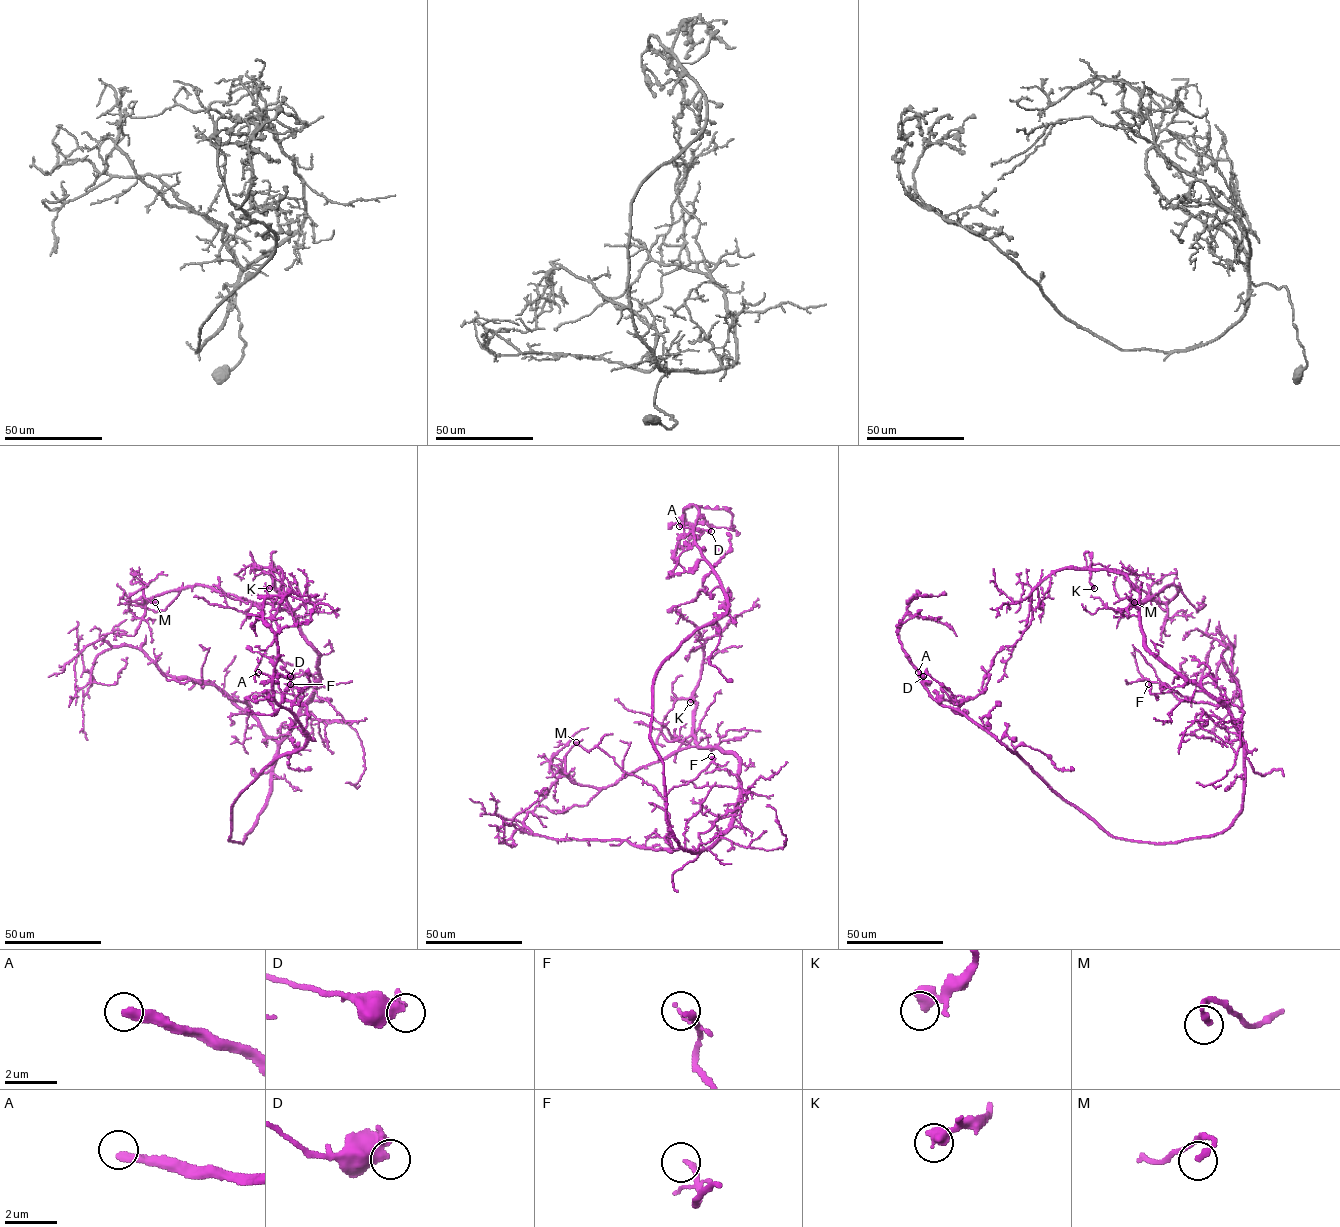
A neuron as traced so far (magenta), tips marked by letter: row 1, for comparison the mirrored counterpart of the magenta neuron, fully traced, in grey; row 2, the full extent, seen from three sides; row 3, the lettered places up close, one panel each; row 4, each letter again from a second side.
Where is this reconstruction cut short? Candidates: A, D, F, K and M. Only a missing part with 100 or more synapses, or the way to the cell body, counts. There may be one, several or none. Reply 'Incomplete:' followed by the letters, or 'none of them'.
Incomplete: A

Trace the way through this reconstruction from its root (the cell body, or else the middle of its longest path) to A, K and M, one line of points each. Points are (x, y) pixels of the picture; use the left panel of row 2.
A: (250, 830), (242, 843), (230, 840), (234, 801), (306, 739), (298, 720), (275, 700), (271, 679), (258, 672)
K: (250, 830), (270, 790), (277, 744), (319, 678), (318, 653), (277, 590), (275, 569), (269, 588)
M: (250, 830), (277, 744), (318, 680), (318, 653), (286, 605), (198, 584), (144, 597), (155, 602)

